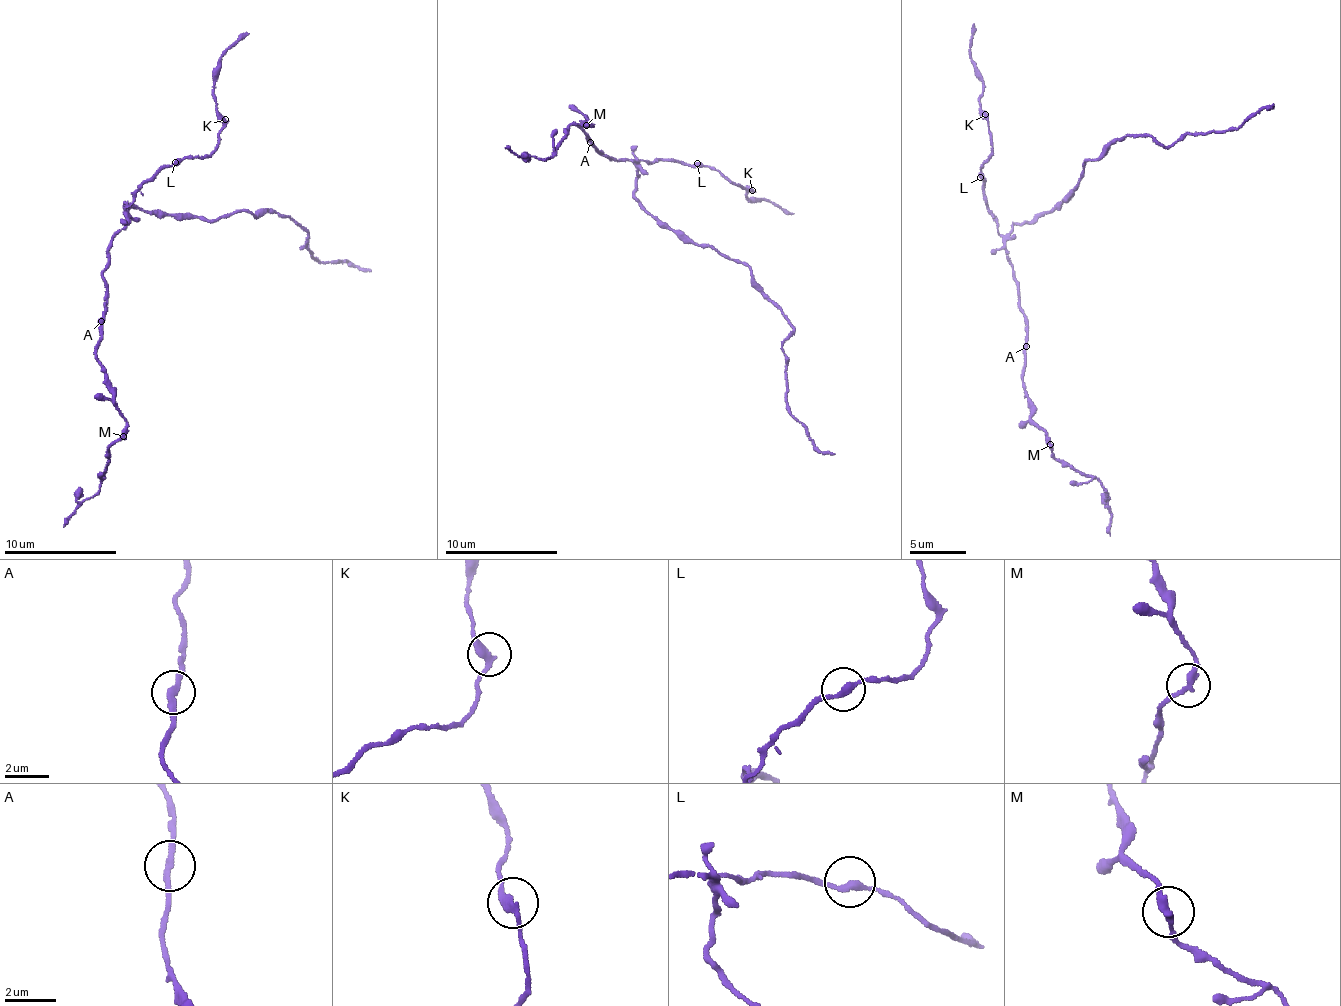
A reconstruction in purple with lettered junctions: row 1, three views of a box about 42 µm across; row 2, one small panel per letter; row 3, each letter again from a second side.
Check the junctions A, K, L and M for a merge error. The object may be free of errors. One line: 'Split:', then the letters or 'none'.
Split: M

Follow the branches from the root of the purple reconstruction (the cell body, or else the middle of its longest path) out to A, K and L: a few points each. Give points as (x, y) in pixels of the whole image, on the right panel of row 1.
A: (1023, 224), (1012, 227), (1003, 248), (1018, 286), (1019, 309), (1024, 315), (1024, 328), (1027, 332), (1025, 346)
K: (1023, 224), (1015, 225), (1006, 235), (1001, 235), (996, 218), (989, 210), (980, 166), (991, 151), (985, 114)
L: (1023, 224), (1012, 227), (1006, 235), (997, 232), (996, 218), (989, 210), (982, 187), (984, 183), (980, 177)

